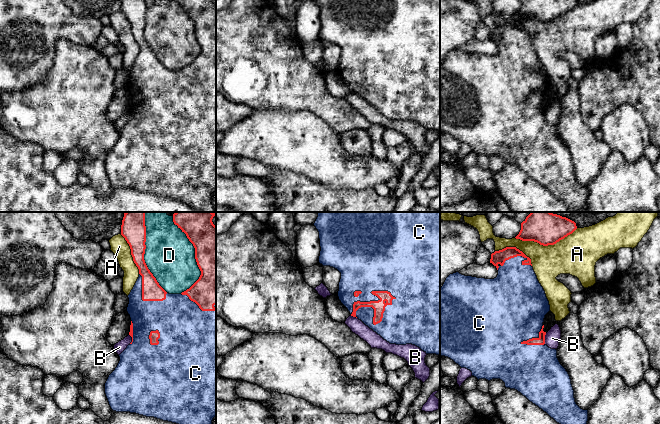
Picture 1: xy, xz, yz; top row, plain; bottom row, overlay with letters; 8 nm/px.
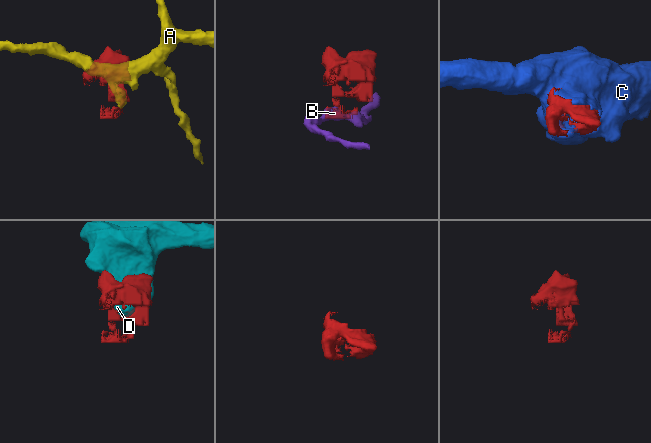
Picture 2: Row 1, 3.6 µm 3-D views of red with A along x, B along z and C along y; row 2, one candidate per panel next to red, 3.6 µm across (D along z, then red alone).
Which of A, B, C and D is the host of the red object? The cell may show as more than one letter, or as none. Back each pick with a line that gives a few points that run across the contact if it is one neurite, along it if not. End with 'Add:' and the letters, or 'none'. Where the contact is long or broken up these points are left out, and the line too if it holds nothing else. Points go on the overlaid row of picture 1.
Add: C

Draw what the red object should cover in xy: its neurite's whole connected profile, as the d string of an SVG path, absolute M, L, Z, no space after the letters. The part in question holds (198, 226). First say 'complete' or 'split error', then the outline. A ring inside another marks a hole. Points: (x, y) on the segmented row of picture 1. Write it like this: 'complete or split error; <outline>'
split error; M145 212L124 213L121 235L130 246L133 261L139 269L139 277L128 295L129 304L127 312L131 318L129 335L132 337L132 342L119 355L120 361L105 383L105 394L113 411L136 413L176 424L212 424L212 420L216 416L216 226L212 222L214 216L216 216L216 214L213 212L175 212L173 214L174 224L186 234L195 248L195 259L201 271L201 275L189 289L181 294L169 294L159 285L144 260L146 249Z

